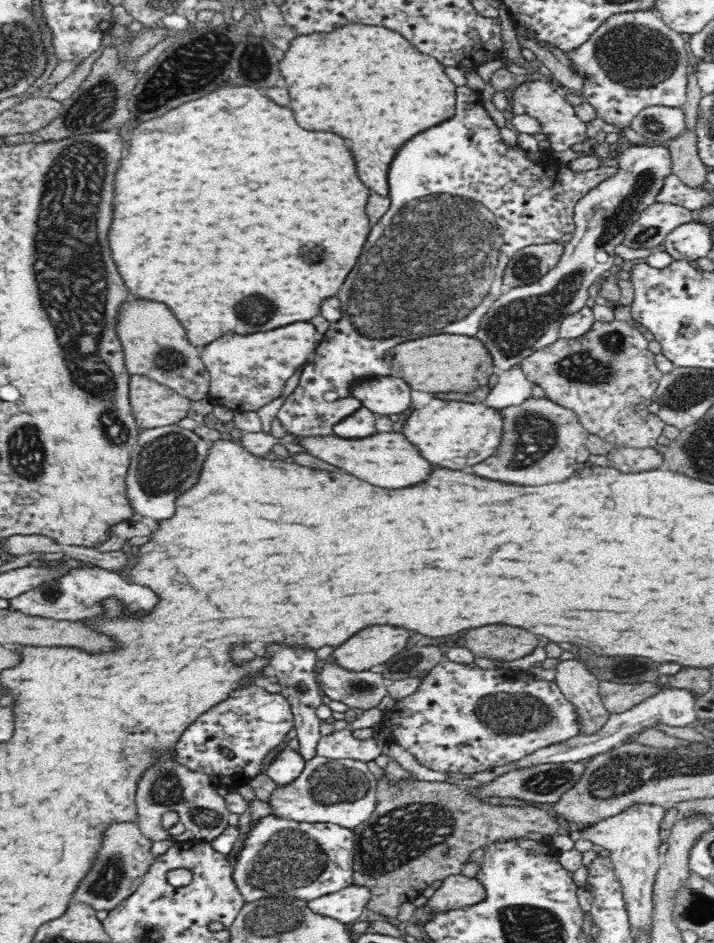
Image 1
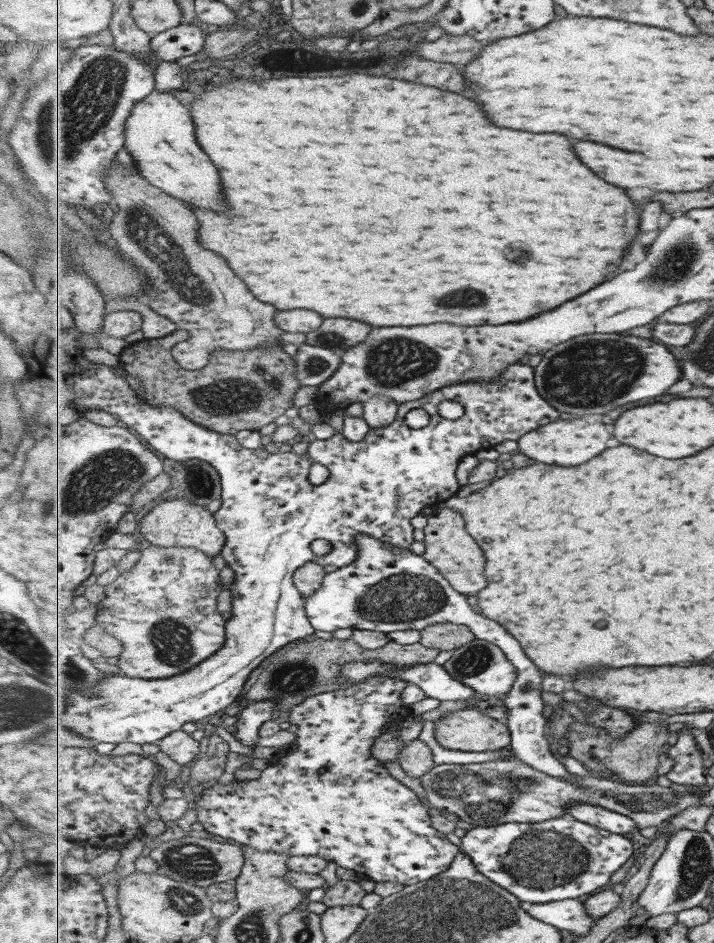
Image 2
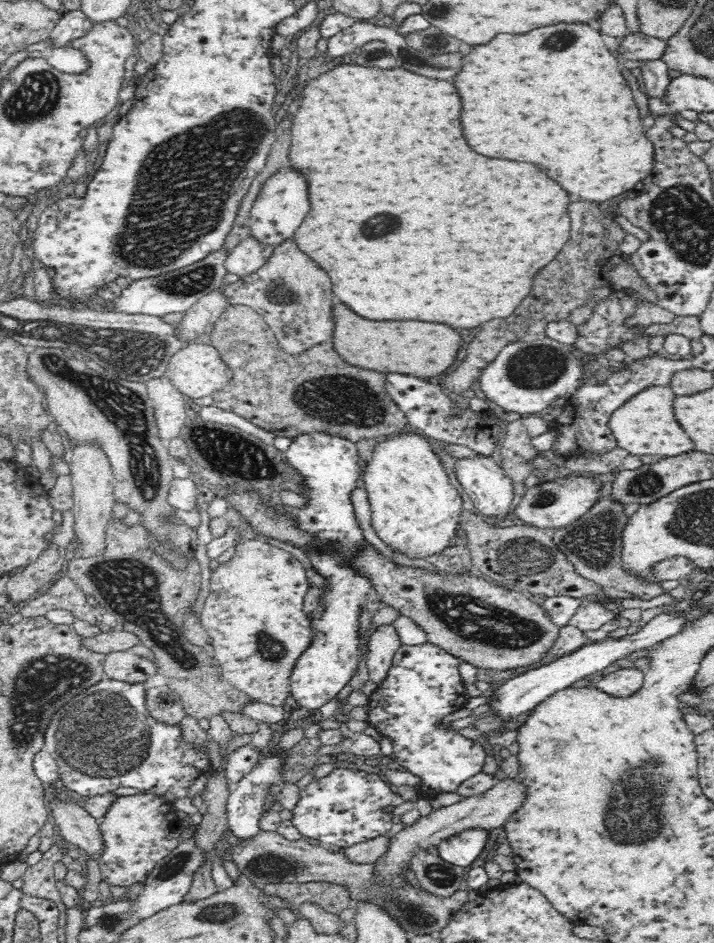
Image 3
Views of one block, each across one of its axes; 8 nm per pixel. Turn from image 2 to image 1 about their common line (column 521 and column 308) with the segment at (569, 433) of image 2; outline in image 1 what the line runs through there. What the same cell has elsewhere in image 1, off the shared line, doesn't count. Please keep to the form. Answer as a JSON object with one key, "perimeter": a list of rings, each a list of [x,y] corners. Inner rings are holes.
{"perimeter":[[[400,432],[374,434],[374,436],[364,438],[364,440],[342,440],[334,434],[316,438],[297,438],[306,452],[312,456],[326,460],[328,464],[334,464],[334,466],[350,472],[352,476],[368,480],[370,484],[376,484],[382,488],[394,488],[394,490],[396,488],[408,488],[408,486],[422,484],[424,480],[430,478],[430,470],[432,470],[430,462]]]}

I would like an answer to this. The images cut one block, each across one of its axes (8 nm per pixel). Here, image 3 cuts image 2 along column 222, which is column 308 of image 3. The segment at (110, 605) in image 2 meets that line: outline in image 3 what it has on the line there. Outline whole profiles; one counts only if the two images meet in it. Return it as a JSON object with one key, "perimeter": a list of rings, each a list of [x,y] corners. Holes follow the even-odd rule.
{"perimeter":[[[260,537],[236,543],[232,560],[211,572],[210,593],[200,620],[212,638],[212,656],[220,665],[223,679],[250,699],[286,706],[296,660],[312,646],[316,636],[314,617],[304,610],[308,590],[302,562]]]}

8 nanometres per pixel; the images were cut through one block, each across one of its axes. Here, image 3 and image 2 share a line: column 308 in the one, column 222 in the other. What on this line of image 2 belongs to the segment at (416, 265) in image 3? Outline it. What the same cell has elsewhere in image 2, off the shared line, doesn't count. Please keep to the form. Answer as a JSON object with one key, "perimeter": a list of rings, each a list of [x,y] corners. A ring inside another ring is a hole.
{"perimeter":[[[347,74],[347,76],[341,76],[341,78],[297,78],[297,76],[293,76],[293,78],[273,78],[273,80],[247,80],[247,78],[241,78],[241,80],[235,80],[235,79],[232,79],[232,80],[229,80],[229,82],[227,82],[227,84],[225,84],[225,82],[224,82],[224,83],[223,83],[223,86],[217,86],[217,84],[220,84],[220,83],[217,83],[217,82],[214,82],[214,83],[212,83],[212,85],[210,85],[210,86],[213,86],[213,84],[215,84],[215,88],[211,88],[211,90],[204,90],[204,91],[203,91],[203,94],[201,94],[201,92],[199,92],[199,91],[196,91],[196,92],[195,92],[195,98],[194,98],[194,101],[193,101],[193,103],[192,103],[192,104],[191,104],[191,108],[192,108],[192,116],[195,116],[195,124],[197,124],[197,132],[199,132],[199,144],[203,144],[203,150],[205,150],[205,152],[207,152],[207,154],[209,154],[209,156],[211,156],[211,158],[213,158],[213,160],[215,160],[215,166],[217,166],[217,168],[219,168],[219,174],[221,174],[221,176],[223,176],[223,194],[225,194],[225,200],[227,200],[227,204],[229,204],[229,206],[231,206],[231,210],[229,210],[229,212],[211,212],[211,210],[199,210],[199,208],[193,208],[193,210],[195,210],[195,216],[199,216],[199,222],[201,222],[201,242],[203,242],[203,246],[205,246],[205,248],[207,248],[207,250],[213,250],[213,252],[219,252],[219,254],[221,254],[221,256],[223,256],[223,258],[225,258],[225,260],[229,260],[229,264],[231,264],[231,268],[235,268],[235,274],[237,274],[237,276],[243,276],[243,280],[247,280],[247,284],[251,284],[251,290],[253,290],[253,292],[255,292],[255,296],[259,296],[259,300],[263,300],[263,302],[269,302],[269,304],[273,304],[273,306],[277,306],[277,308],[279,308],[279,310],[293,310],[293,308],[309,308],[309,310],[315,310],[315,312],[319,312],[319,314],[323,314],[323,316],[325,316],[325,318],[355,318],[355,320],[361,320],[361,322],[367,322],[367,324],[373,324],[373,326],[417,326],[417,324],[419,324],[419,326],[421,326],[421,324],[423,324],[423,326],[427,326],[427,324],[433,324],[433,322],[435,322],[435,324],[437,324],[437,322],[449,322],[449,324],[463,324],[463,326],[482,326],[482,325],[496,325],[496,326],[500,326],[500,325],[503,325],[503,324],[511,324],[511,323],[521,323],[521,322],[523,322],[523,321],[527,321],[527,318],[533,318],[533,317],[535,317],[535,316],[537,316],[537,314],[539,314],[539,312],[545,312],[545,310],[551,310],[551,308],[555,308],[555,306],[559,306],[559,304],[563,304],[563,302],[567,302],[567,300],[571,300],[571,298],[575,298],[575,296],[579,296],[579,294],[583,294],[583,292],[589,292],[589,290],[591,290],[591,288],[595,288],[595,286],[599,286],[599,284],[601,284],[601,282],[605,282],[605,276],[607,276],[607,274],[609,274],[609,272],[613,272],[613,270],[615,270],[615,268],[617,268],[617,266],[619,266],[619,264],[621,264],[621,260],[623,260],[623,256],[625,256],[625,252],[627,252],[627,248],[629,248],[629,246],[631,246],[631,244],[633,244],[633,242],[635,242],[635,240],[637,240],[637,234],[639,234],[639,216],[641,216],[641,214],[639,214],[639,212],[637,212],[637,210],[635,210],[635,204],[633,204],[633,200],[631,200],[631,198],[629,198],[629,196],[627,196],[627,192],[625,192],[625,190],[621,190],[621,188],[617,188],[617,186],[613,186],[613,184],[609,184],[609,182],[605,182],[605,180],[601,180],[601,178],[599,178],[599,176],[597,176],[597,174],[593,174],[593,172],[591,172],[591,170],[589,170],[589,168],[587,168],[587,166],[585,166],[585,164],[583,164],[583,162],[581,162],[581,160],[579,160],[579,158],[577,158],[577,154],[575,154],[575,150],[573,150],[573,144],[571,144],[571,142],[569,142],[569,140],[567,140],[567,136],[561,136],[561,134],[533,134],[533,132],[519,132],[519,130],[511,130],[511,128],[497,128],[497,126],[495,126],[495,124],[491,124],[491,122],[489,122],[489,120],[487,120],[487,116],[485,116],[485,112],[483,112],[483,108],[481,108],[481,104],[477,104],[477,102],[473,102],[473,100],[469,100],[469,98],[465,98],[465,96],[461,96],[461,94],[455,94],[455,92],[445,92],[445,90],[439,90],[439,88],[431,88],[431,86],[423,86],[423,84],[413,84],[413,82],[403,82],[403,80],[393,80],[393,78],[383,78],[383,76],[367,76],[367,74]]]}

